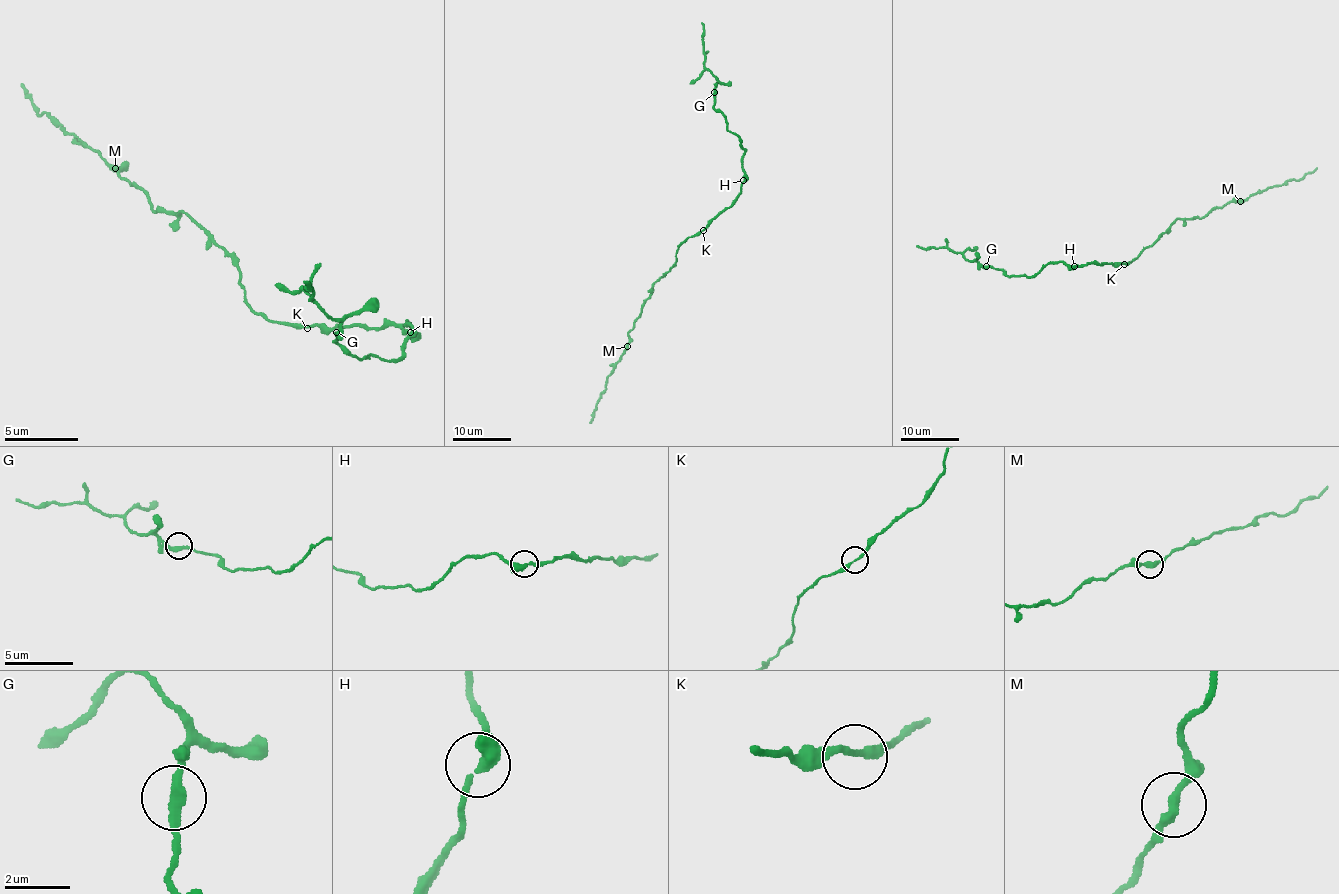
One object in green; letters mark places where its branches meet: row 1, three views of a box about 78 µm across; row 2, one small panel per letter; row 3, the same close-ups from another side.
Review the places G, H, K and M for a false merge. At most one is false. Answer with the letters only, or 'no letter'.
no letter

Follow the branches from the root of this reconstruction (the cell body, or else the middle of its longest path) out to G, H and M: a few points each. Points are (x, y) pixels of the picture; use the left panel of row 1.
G: (307, 324), (396, 324), (414, 332), (407, 321), (414, 328), (392, 361), (344, 350), (336, 332)
H: (307, 324), (325, 324), (329, 328), (351, 328), (355, 324), (384, 328), (396, 324), (403, 332), (410, 332)
M: (307, 324), (266, 321), (247, 302), (240, 269), (184, 213), (155, 210), (114, 169)

